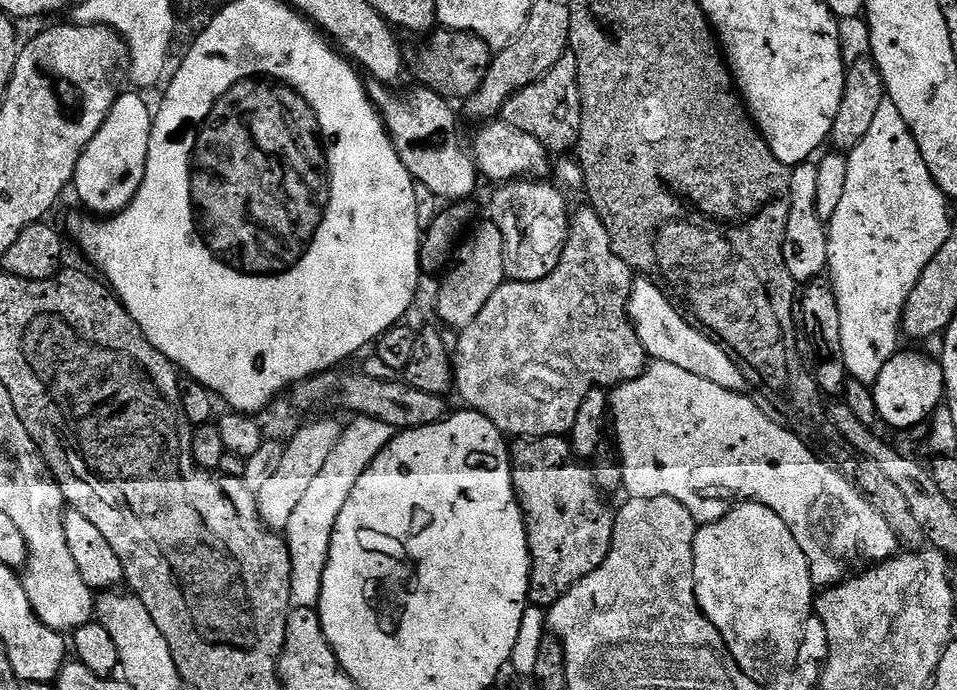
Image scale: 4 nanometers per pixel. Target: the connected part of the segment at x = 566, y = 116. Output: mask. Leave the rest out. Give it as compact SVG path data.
M571 54L558 58L556 65L542 78L538 78L538 82L518 90L518 94L514 94L514 98L510 98L510 102L506 102L502 118L507 124L514 126L514 130L522 130L526 134L530 134L530 138L538 138L538 142L542 142L542 146L548 149L549 153L571 153L568 151L571 148L573 151L580 143L580 127L582 126L582 106L580 105L578 62L576 59Z

